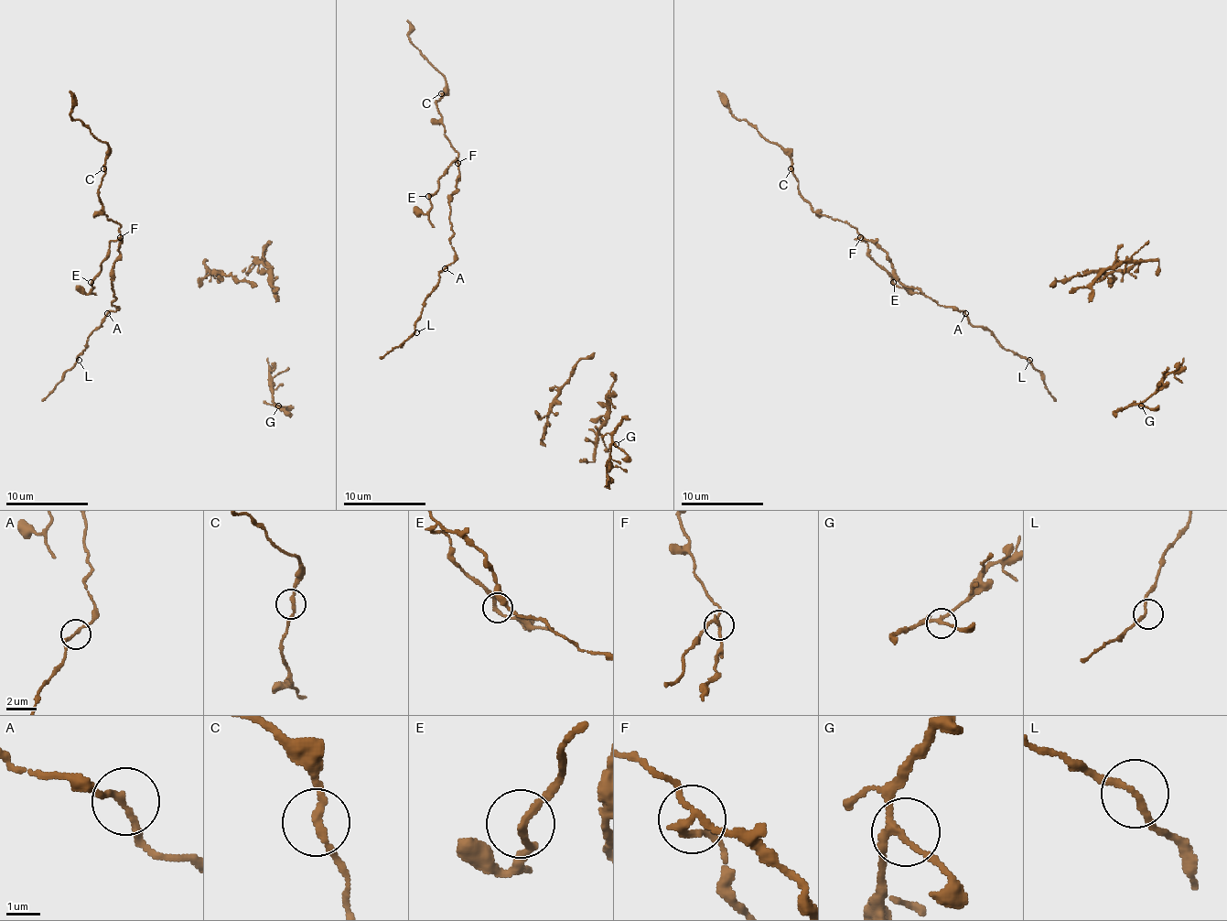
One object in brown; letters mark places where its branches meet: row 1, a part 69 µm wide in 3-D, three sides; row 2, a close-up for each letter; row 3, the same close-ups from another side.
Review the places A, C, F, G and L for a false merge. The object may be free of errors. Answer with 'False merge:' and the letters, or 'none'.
False merge: F

